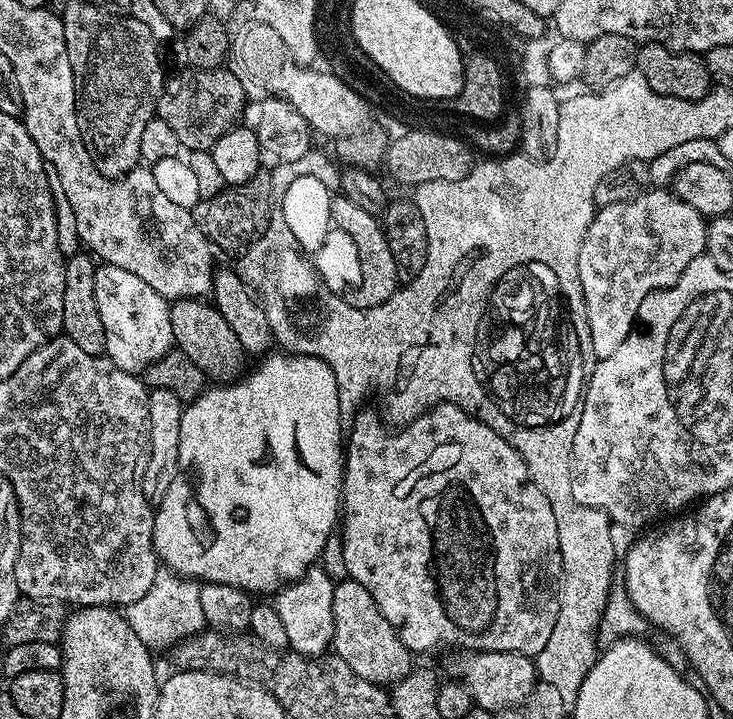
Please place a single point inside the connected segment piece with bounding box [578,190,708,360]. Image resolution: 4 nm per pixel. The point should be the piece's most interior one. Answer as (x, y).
(632, 248)

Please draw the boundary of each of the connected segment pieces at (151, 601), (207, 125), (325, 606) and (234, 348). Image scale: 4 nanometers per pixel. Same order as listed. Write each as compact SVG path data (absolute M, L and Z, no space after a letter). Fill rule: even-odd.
M166 566L157 567L154 582L150 582L150 590L146 590L146 594L138 598L138 602L127 605L122 614L127 618L130 630L134 630L134 634L138 634L138 638L142 638L142 642L150 650L171 649L173 644L196 636L206 628L200 584L170 571Z
M188 66L185 69L185 72L180 72L177 76L167 77L160 97L156 100L156 116L162 122L166 122L166 126L170 126L174 134L178 134L181 149L206 152L214 146L214 142L218 142L218 138L222 138L222 134L226 134L226 130L235 128L241 123L240 115L244 112L244 104L246 105L246 93L240 76L231 67L193 68Z
M313 566L294 583L285 584L275 593L274 607L278 614L278 622L282 622L282 627L286 629L288 648L291 651L303 656L323 657L325 655L334 628L332 607L335 589L333 577L329 576L323 567Z
M207 299L175 301L170 307L170 330L178 351L186 354L209 381L231 384L245 371L246 353L242 342L238 342L238 334L230 330L230 322L226 322L216 305Z

